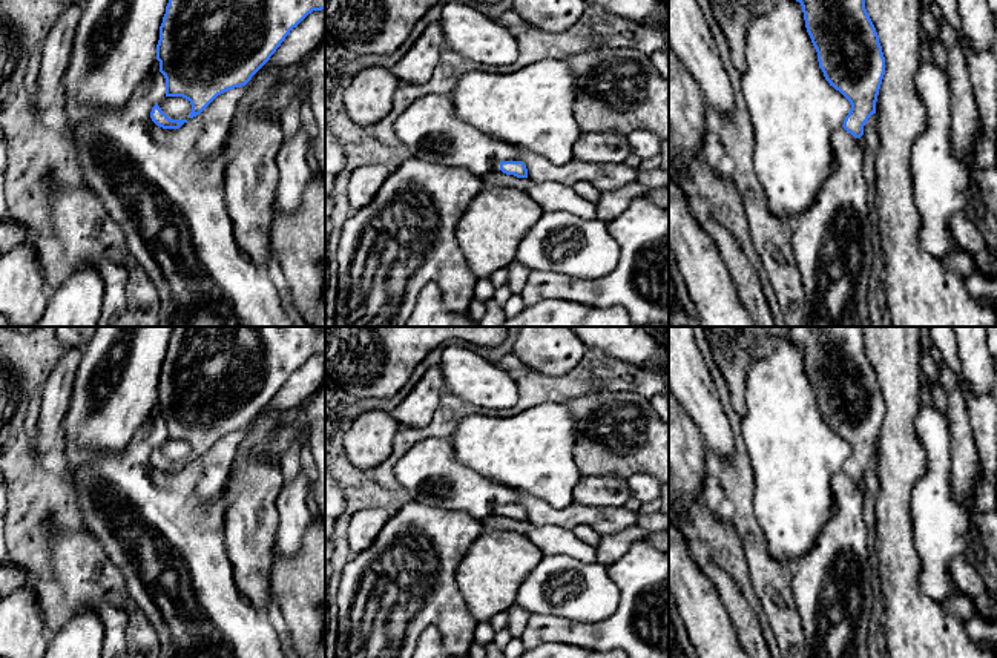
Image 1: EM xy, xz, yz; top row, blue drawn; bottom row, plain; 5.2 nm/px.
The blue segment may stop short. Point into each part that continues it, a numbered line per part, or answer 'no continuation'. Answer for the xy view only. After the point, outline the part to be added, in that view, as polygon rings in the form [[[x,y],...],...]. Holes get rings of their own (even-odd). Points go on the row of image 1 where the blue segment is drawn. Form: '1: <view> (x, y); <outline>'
no continuation

